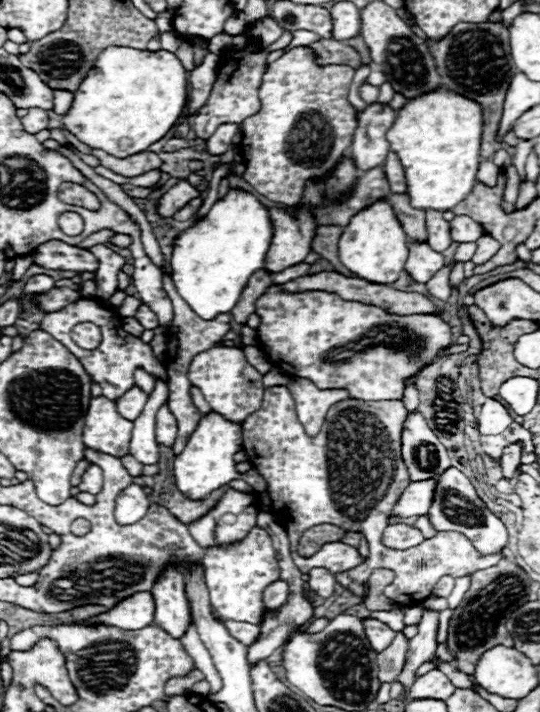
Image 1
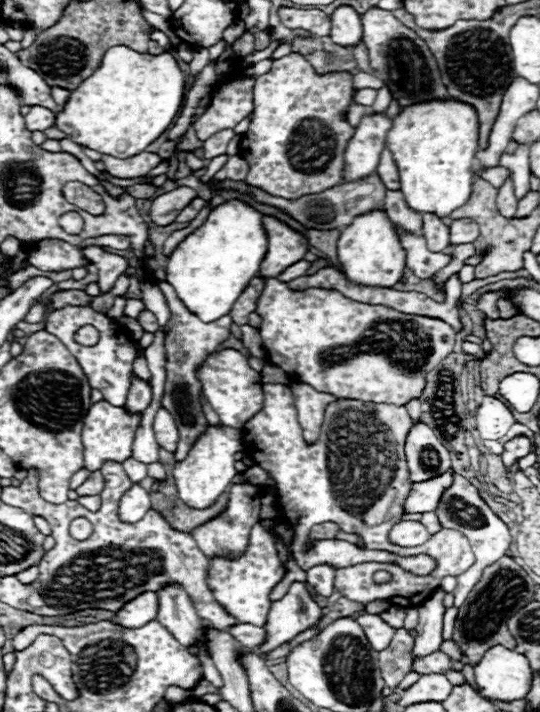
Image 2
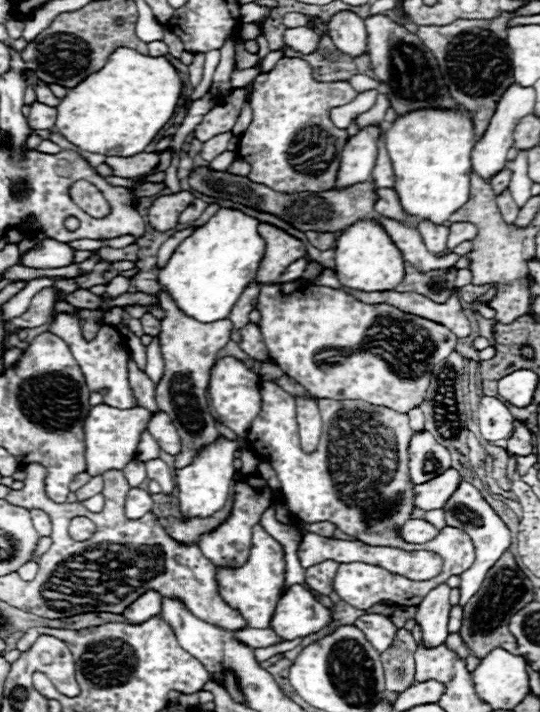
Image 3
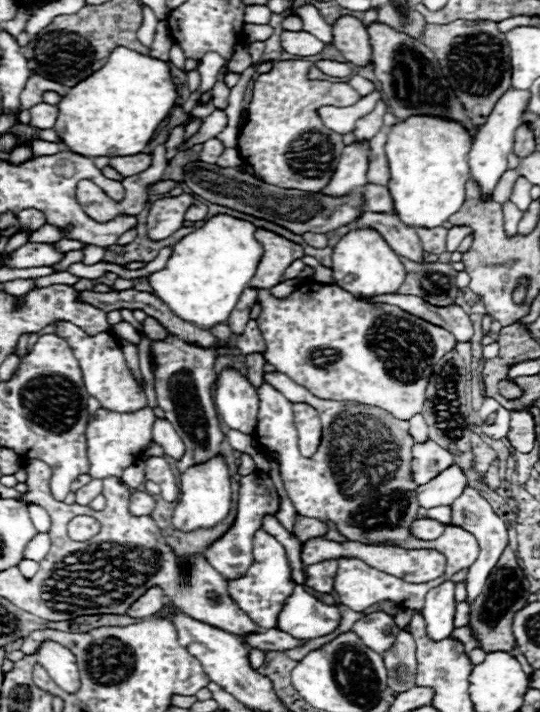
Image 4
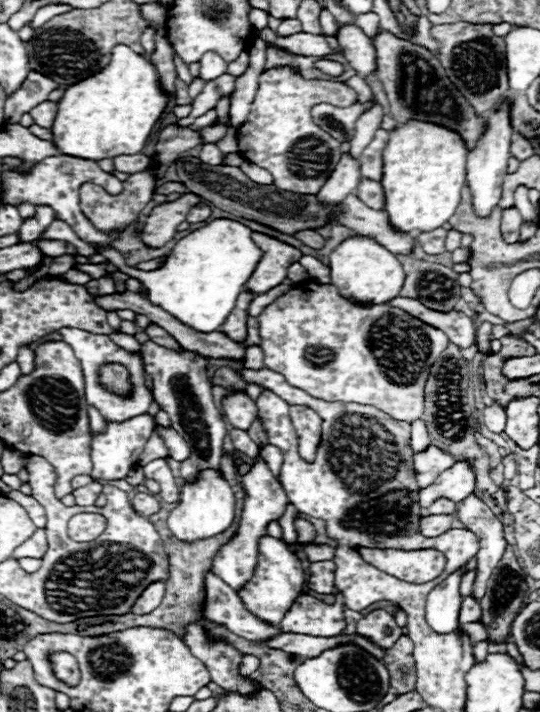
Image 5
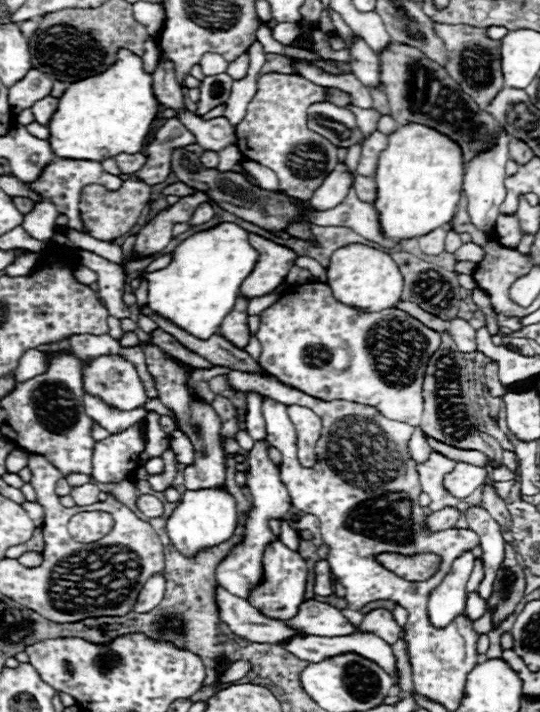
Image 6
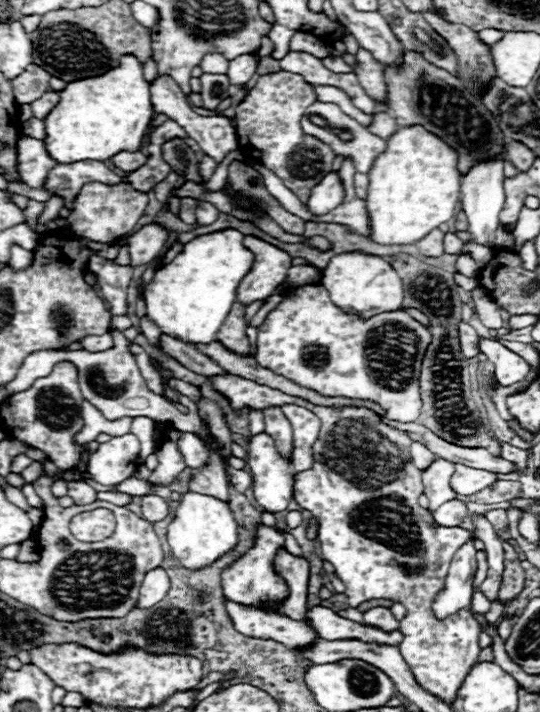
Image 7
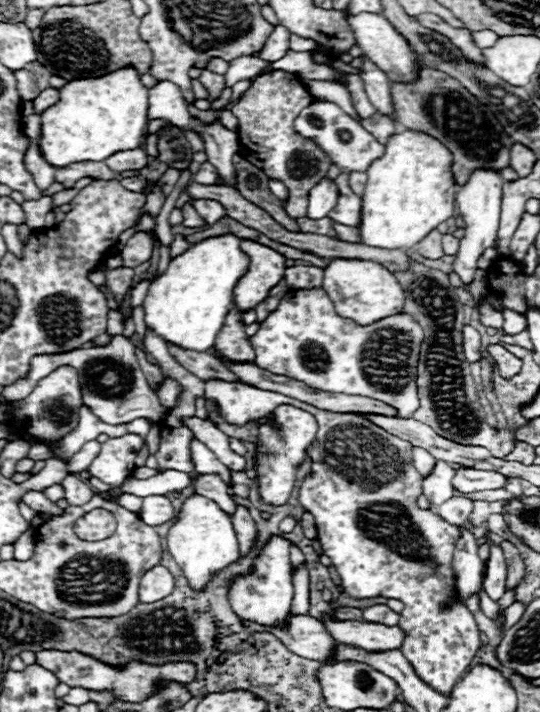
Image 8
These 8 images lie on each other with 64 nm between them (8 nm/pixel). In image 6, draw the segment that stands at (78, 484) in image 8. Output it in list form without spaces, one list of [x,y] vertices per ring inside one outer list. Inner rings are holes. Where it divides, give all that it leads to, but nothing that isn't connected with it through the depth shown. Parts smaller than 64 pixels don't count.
[[[84,484],[84,486],[76,486],[70,496],[74,498],[74,502],[78,506],[88,506],[88,504],[96,504],[98,502],[98,494],[100,494],[100,488],[96,484]]]

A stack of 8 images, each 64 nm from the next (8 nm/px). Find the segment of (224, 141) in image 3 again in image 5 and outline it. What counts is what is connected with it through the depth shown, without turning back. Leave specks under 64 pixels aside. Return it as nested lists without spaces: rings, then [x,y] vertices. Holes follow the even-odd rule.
[[[204,144],[202,150],[200,150],[200,160],[204,160],[206,164],[216,166],[222,160],[222,152],[220,152],[220,148],[216,144]]]

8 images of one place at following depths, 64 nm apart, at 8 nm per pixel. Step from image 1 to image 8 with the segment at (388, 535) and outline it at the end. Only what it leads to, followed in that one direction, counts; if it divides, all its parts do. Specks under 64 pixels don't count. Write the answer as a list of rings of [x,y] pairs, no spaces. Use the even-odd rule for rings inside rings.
[[[454,496],[452,500],[444,502],[438,510],[438,516],[442,520],[446,520],[448,524],[454,524],[454,526],[464,526],[470,512],[472,512],[472,500],[464,498],[464,496]]]

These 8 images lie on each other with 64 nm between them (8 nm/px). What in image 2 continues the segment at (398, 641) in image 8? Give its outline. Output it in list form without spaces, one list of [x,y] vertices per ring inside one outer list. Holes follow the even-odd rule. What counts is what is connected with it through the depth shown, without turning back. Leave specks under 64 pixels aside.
[[[292,582],[288,594],[270,606],[264,630],[266,640],[250,650],[256,654],[268,654],[284,642],[290,642],[296,634],[318,624],[322,618],[322,608],[310,598],[304,582]]]

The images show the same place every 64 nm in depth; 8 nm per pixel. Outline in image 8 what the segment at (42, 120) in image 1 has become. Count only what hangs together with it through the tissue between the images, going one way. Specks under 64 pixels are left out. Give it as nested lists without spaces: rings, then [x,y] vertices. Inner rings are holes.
[[[46,88],[46,90],[44,90],[38,98],[34,98],[32,102],[34,102],[34,112],[40,114],[40,112],[44,112],[46,108],[50,108],[50,106],[54,106],[54,104],[58,102],[58,90],[56,90],[56,88]]]

